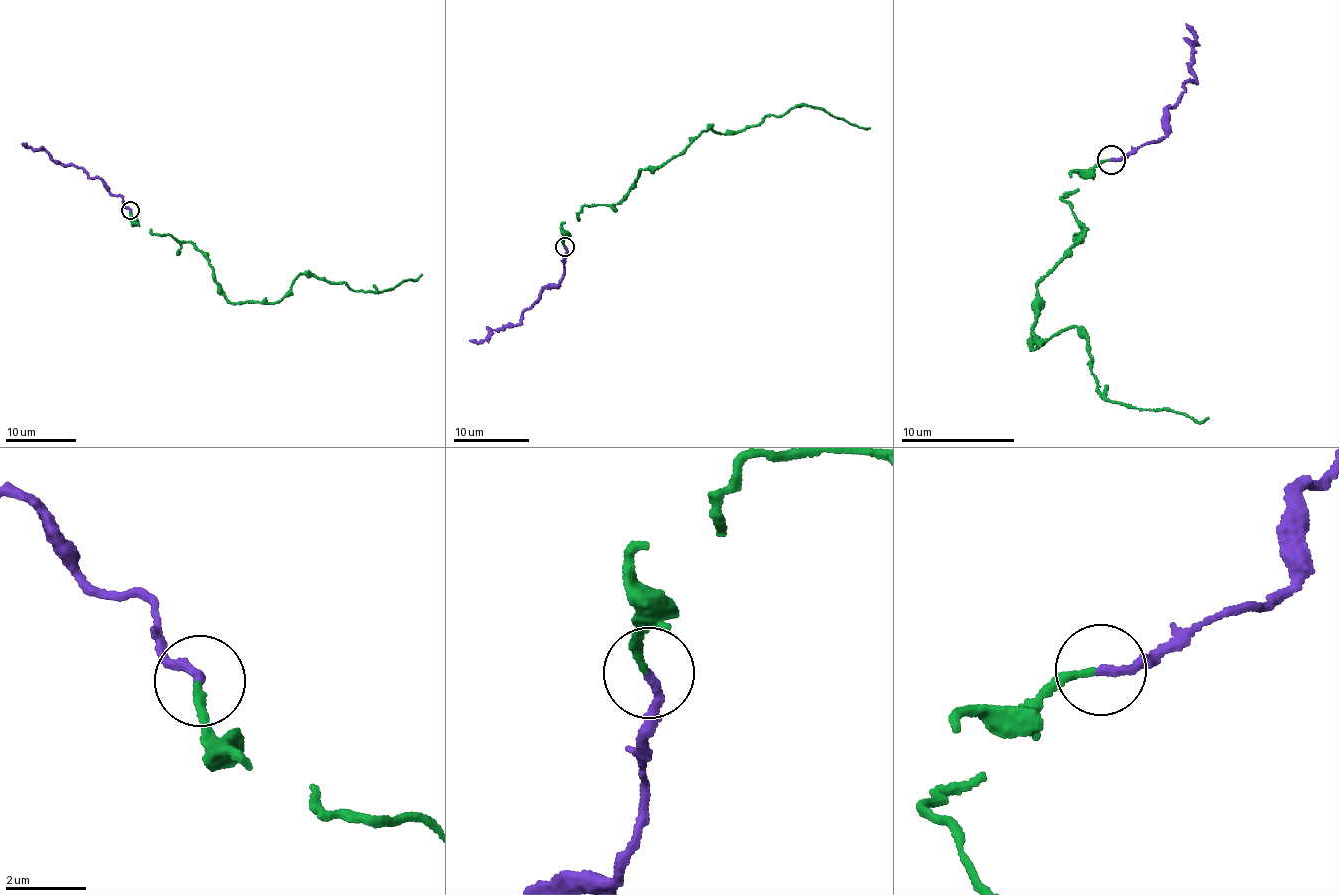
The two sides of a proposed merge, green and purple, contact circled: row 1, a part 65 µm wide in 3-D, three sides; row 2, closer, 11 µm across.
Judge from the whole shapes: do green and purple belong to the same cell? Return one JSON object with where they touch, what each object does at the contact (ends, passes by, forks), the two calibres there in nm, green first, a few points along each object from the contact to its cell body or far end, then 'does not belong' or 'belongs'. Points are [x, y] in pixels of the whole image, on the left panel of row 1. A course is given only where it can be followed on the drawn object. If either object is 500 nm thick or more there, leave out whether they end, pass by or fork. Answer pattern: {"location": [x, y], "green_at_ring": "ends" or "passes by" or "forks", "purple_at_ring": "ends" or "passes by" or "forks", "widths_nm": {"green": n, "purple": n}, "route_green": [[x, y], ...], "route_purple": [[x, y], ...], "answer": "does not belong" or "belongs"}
{"location": [130, 210], "green_at_ring": "ends", "purple_at_ring": "ends", "widths_nm": {"green": 200, "purple": 220}, "route_green": [[129, 211], [149, 231], [204, 252], [218, 292], [232, 303], [282, 301], [309, 272], [354, 290], [420, 274]], "route_purple": [[131, 211], [98, 177], [21, 143]], "answer": "does not belong"}

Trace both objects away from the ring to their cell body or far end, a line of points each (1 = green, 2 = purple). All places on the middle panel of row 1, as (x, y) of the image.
1: (564, 246), (563, 223), (584, 205), (617, 203), (642, 169), (712, 128), (804, 104), (869, 129)
2: (565, 246), (559, 284), (542, 290), (518, 324), (508, 325), (478, 342), (469, 340)

